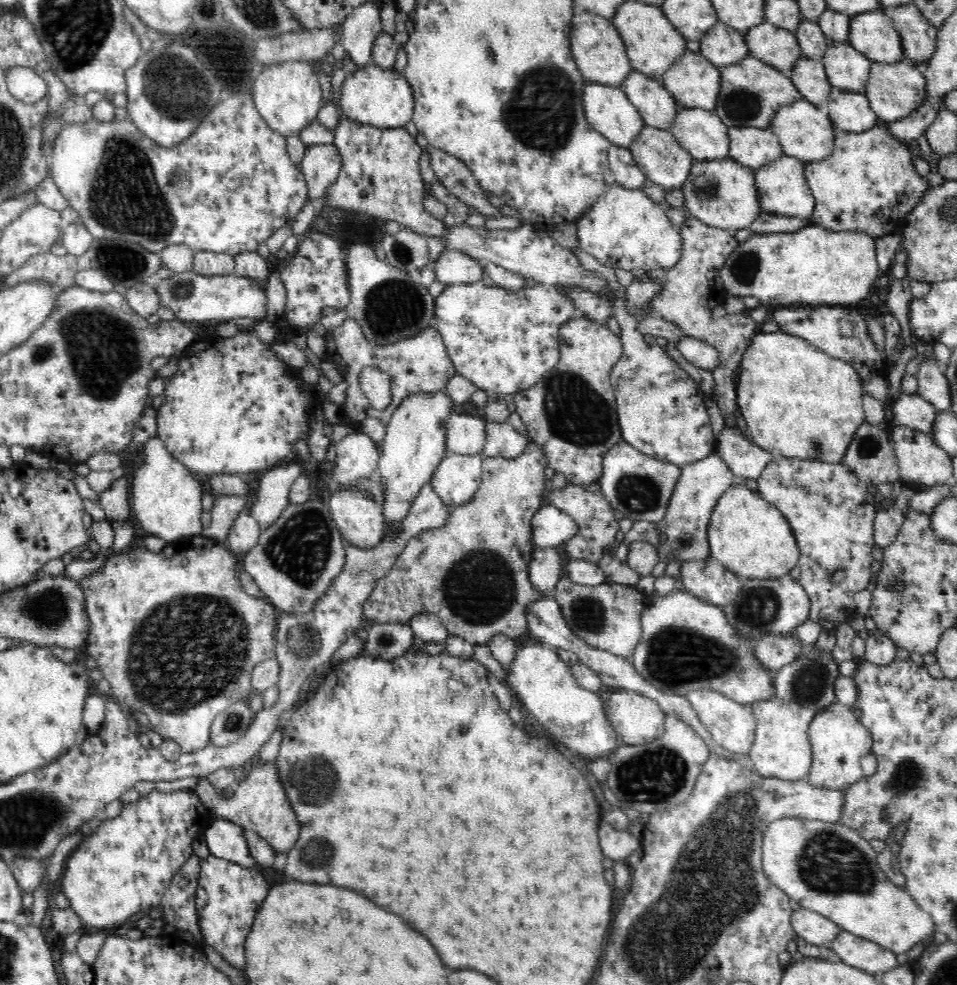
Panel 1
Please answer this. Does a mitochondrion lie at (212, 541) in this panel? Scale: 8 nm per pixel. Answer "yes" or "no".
no

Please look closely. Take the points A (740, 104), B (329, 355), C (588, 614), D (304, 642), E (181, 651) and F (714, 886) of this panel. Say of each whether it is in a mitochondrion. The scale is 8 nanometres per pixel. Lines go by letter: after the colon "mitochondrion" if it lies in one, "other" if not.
A: mitochondrion
B: other
C: mitochondrion
D: mitochondrion
E: mitochondrion
F: mitochondrion

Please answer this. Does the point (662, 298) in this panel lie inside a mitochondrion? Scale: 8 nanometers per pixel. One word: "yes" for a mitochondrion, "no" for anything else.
no

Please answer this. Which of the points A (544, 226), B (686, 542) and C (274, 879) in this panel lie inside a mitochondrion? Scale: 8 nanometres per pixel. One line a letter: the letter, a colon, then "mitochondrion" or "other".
A: other
B: mitochondrion
C: other

